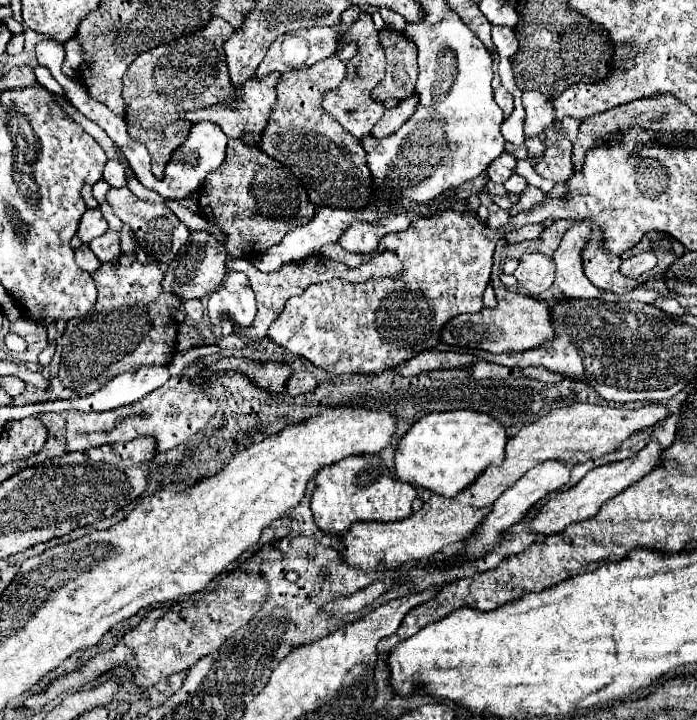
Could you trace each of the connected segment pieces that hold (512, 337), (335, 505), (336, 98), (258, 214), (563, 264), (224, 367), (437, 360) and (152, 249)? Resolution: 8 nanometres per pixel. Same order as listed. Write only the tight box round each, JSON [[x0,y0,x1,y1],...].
[[441,289,555,353],[311,455,417,535],[323,13,385,139],[199,139,315,259],[553,223,599,299],[209,357,293,393],[395,351,473,375],[107,187,189,263]]

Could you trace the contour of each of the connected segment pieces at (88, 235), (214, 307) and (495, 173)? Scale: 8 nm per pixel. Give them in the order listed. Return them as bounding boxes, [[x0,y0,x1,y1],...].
[[77,209,107,243],[207,271,255,327],[489,153,517,181]]

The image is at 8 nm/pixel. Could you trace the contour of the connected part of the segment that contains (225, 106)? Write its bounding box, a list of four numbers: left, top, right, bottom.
[183,71,281,137]

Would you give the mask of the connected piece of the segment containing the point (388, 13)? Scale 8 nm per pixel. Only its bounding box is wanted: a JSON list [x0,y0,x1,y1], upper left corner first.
[379,7,405,31]

